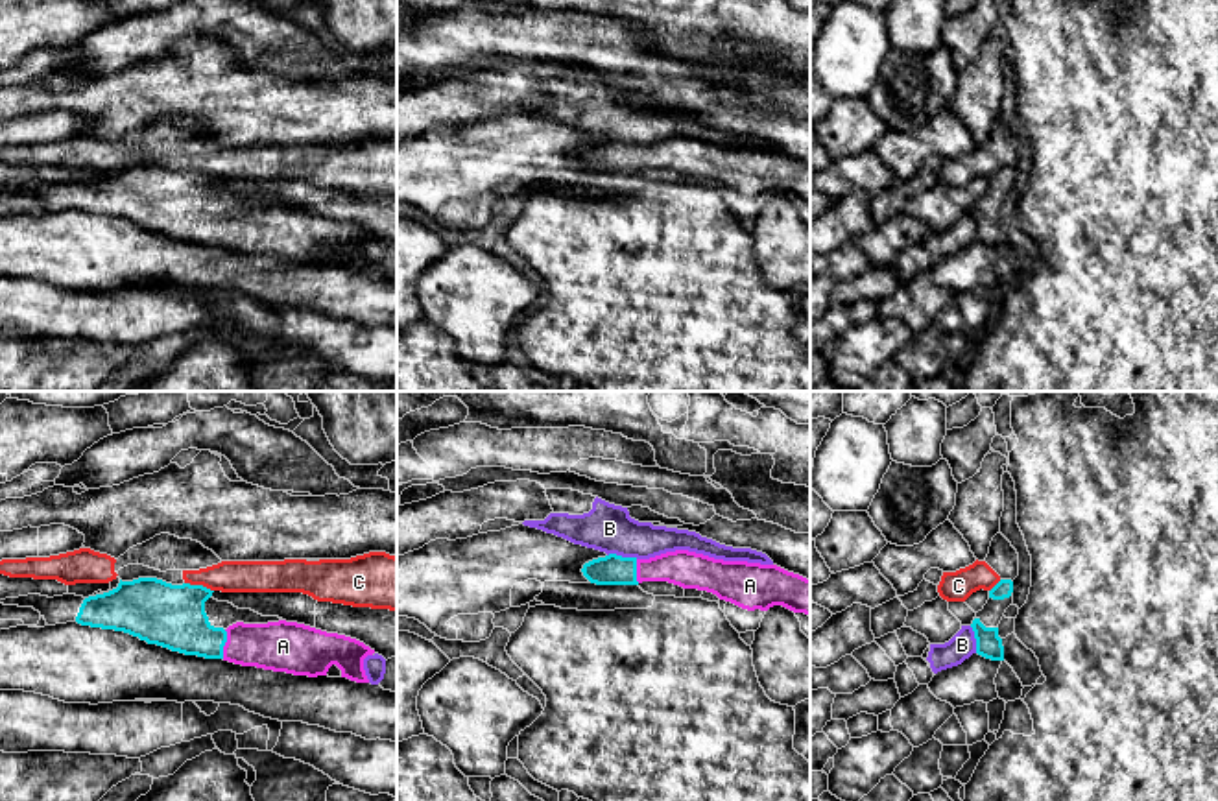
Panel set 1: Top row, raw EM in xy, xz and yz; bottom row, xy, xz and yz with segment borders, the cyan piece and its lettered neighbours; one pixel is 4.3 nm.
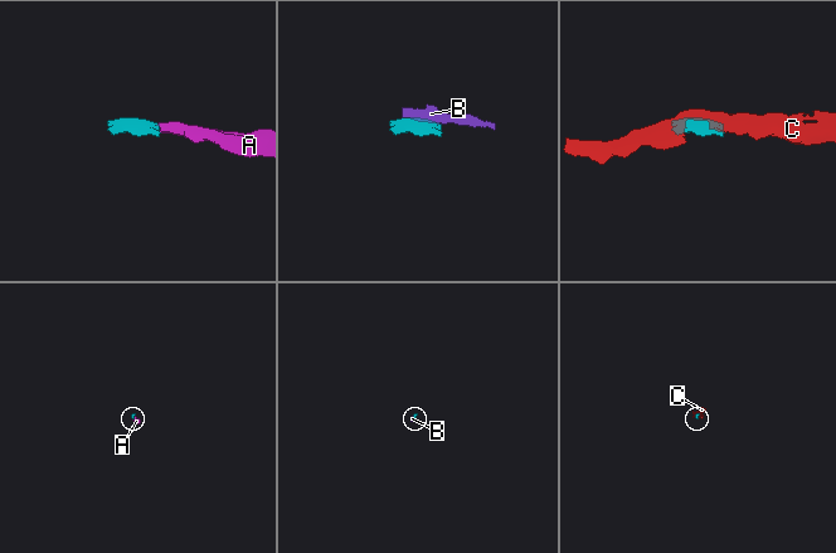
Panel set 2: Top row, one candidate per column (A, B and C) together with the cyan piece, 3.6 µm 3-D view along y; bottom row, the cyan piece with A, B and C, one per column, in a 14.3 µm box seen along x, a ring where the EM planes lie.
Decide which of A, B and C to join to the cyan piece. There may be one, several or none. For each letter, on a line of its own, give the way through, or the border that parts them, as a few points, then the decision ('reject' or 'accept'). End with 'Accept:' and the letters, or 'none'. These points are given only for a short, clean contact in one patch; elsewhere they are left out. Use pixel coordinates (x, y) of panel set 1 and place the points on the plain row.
A: across xy (174, 203), (196, 224), (224, 231), (281, 233) | accept
B: along xz (608, 141), (637, 144) | reject
C: along xy (185, 168), (205, 172), (213, 178) | reject
Accept: A

